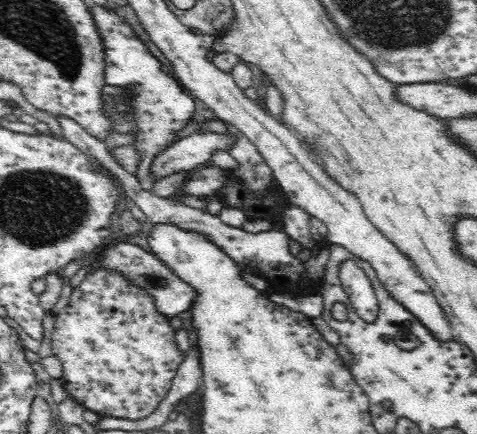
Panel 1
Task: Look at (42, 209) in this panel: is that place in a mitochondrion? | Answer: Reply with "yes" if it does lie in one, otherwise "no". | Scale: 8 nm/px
yes

